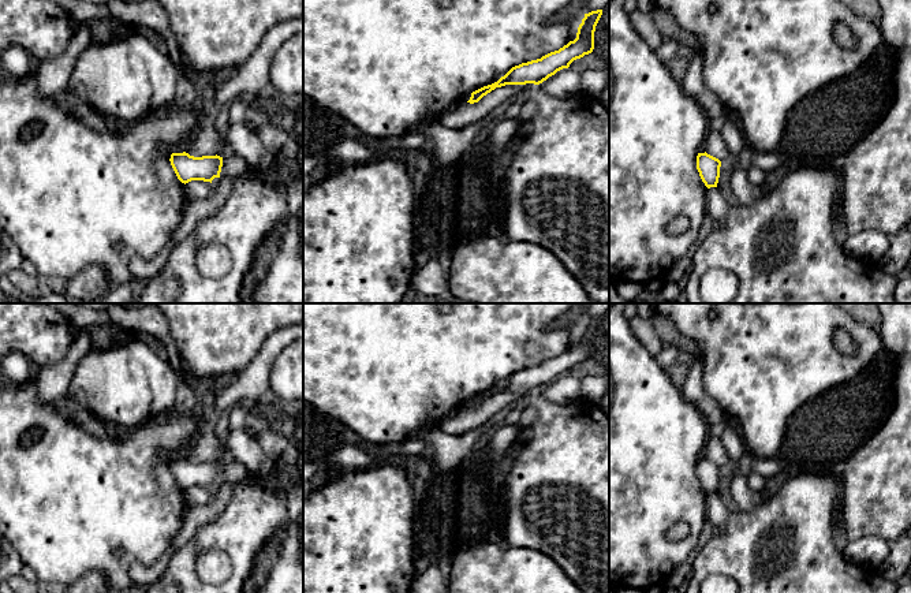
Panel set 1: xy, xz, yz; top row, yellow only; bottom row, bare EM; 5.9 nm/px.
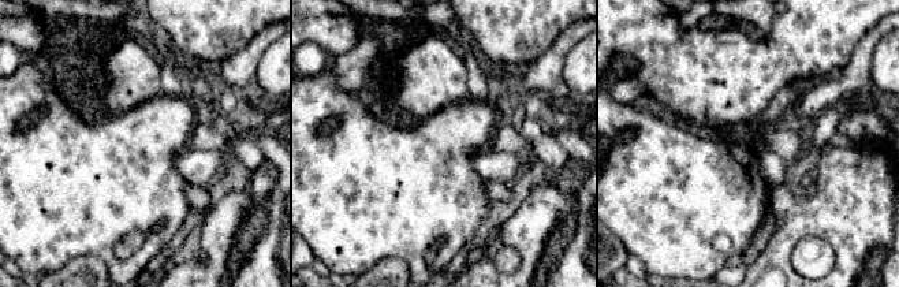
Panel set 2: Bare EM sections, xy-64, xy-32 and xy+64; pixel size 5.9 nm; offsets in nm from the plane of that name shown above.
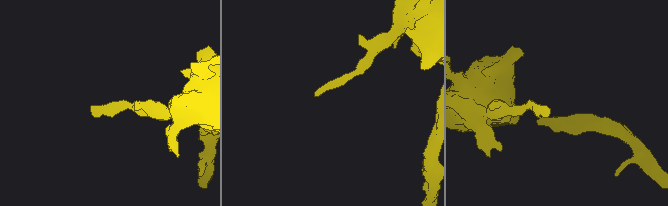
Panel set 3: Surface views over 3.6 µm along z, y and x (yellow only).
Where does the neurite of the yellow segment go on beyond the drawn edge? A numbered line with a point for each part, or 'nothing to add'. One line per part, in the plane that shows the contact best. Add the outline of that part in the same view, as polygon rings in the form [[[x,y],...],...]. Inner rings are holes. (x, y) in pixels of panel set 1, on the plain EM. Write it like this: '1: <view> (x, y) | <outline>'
nothing to add

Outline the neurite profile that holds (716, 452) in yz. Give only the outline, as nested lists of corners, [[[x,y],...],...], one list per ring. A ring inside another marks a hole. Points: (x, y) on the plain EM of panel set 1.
[[[712,432],[706,440],[706,459],[718,465],[720,467],[728,466],[731,458],[717,432]]]

